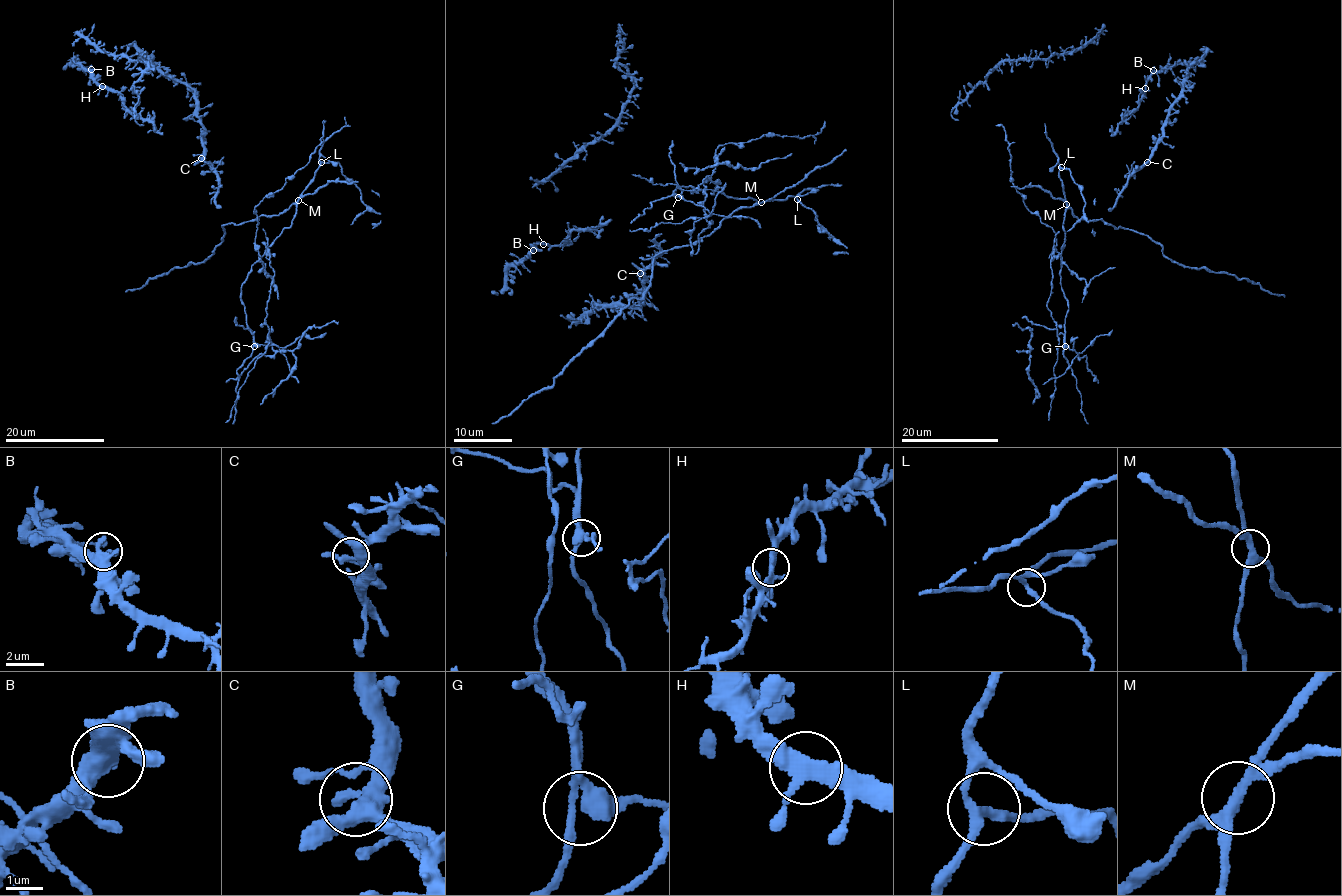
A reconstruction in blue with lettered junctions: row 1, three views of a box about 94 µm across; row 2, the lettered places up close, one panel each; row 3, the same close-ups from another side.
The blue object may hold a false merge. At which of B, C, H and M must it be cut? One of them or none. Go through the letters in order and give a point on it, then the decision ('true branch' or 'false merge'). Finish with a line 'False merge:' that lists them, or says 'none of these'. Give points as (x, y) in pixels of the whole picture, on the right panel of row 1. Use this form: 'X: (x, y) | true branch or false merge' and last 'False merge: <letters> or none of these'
B: (1153, 70) | true branch
C: (1147, 162) | true branch
H: (1145, 88) | true branch
M: (1066, 204) | false merge
False merge: M

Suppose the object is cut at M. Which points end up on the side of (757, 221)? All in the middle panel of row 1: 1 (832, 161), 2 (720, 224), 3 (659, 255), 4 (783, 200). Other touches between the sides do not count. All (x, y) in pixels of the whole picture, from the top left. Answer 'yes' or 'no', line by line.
1: no
2: no
3: no
4: yes

